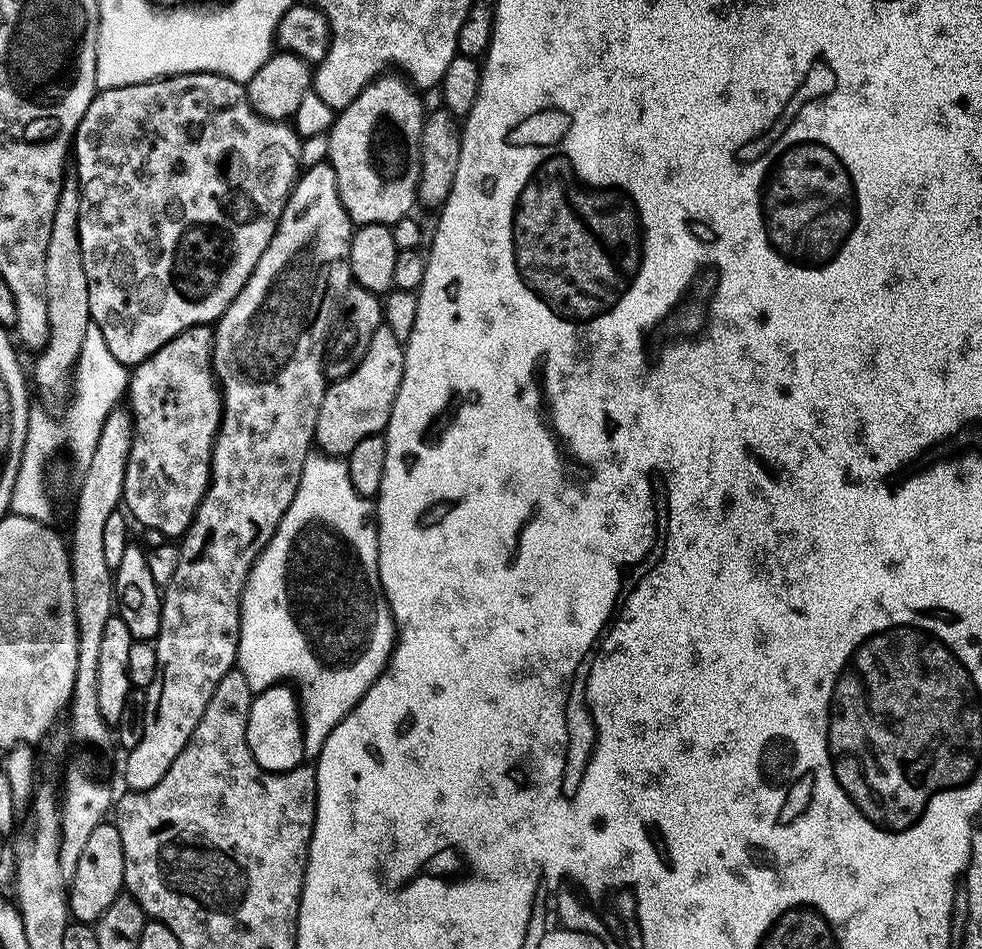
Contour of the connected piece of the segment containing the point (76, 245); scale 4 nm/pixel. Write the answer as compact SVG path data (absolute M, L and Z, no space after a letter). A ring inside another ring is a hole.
M65 179L58 194L58 204L54 206L54 222L50 226L50 242L46 246L46 314L50 314L50 334L46 346L35 357L37 360L32 372L30 368L31 383L34 388L36 383L41 398L48 402L63 401L69 393L76 359L82 350L82 338L86 338L86 326L92 318L86 270L82 270L82 250L78 238L79 205L80 188L75 179Z

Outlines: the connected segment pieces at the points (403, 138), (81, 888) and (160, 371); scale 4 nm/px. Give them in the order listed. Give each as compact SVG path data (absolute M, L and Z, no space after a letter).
M381 74L376 77L375 80L372 81L371 84L367 84L365 88L358 94L358 98L354 98L354 102L350 102L350 106L346 106L345 108L339 109L338 115L333 119L332 128L329 132L326 133L328 138L328 158L327 163L332 165L332 169L334 170L334 174L338 178L338 194L342 198L342 202L344 203L344 209L348 211L348 216L352 219L353 225L359 226L362 224L386 224L386 225L394 225L398 221L400 221L404 216L409 215L413 210L412 207L417 207L418 197L416 191L418 190L418 186L420 185L420 143L422 142L422 126L424 125L424 118L426 115L426 107L424 108L424 104L420 101L421 93L417 91L415 87L403 75L395 74L396 76L388 76L389 74Z
M105 822L94 826L90 839L78 858L78 867L67 881L67 902L71 919L82 924L95 925L96 920L102 918L106 910L110 910L110 902L114 902L114 898L118 898L125 891L125 870L122 834L118 834L115 823Z
M207 324L186 329L135 365L128 377L126 404L132 414L132 445L126 462L122 504L135 523L137 520L160 538L183 537L212 478L212 447L222 411L220 385L212 371L212 333Z

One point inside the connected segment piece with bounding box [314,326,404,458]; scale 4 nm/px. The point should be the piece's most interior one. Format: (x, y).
(357, 406)

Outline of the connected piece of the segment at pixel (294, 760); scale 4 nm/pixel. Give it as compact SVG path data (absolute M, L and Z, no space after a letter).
M287 683L275 684L273 688L253 695L246 742L250 746L250 754L254 754L254 762L258 762L258 766L267 772L289 772L305 763L304 721L300 702L297 693Z

